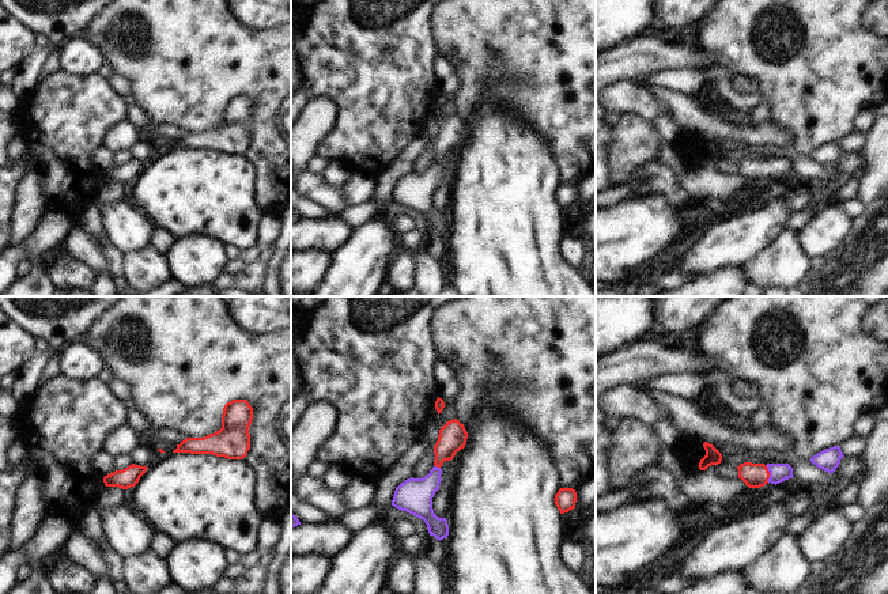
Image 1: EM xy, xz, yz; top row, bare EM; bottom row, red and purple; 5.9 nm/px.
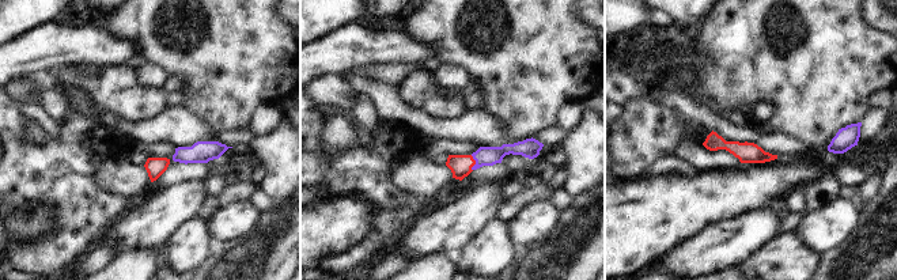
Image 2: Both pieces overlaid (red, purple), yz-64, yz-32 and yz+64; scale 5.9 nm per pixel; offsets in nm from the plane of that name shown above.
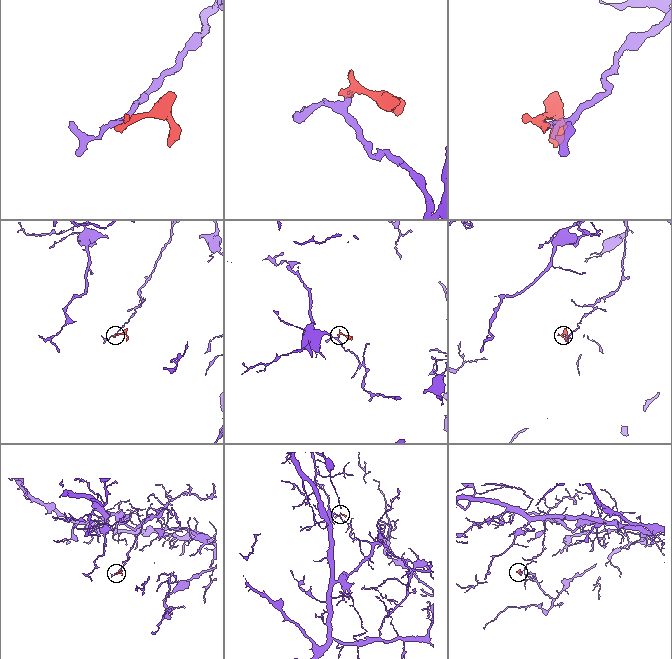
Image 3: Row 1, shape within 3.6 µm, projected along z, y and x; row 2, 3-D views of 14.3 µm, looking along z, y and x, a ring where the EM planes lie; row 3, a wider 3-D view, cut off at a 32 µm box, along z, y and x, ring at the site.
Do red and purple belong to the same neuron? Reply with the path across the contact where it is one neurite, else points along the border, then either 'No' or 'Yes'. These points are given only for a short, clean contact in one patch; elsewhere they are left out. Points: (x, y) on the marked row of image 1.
Path across: yz (754, 475), (769, 473), (778, 472). Yes.

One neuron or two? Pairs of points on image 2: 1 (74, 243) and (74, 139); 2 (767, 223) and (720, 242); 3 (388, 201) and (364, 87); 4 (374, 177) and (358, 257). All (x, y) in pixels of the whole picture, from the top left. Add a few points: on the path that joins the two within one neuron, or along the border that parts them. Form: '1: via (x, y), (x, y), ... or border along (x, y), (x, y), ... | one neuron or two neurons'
1: via (74, 218), (74, 165) | one neuron
2: via (756, 229), (731, 241) | one neuron
3: border along (381, 118), (397, 120), (412, 128) | two neurons
4: via (385, 197), (385, 230), (378, 237) | one neuron

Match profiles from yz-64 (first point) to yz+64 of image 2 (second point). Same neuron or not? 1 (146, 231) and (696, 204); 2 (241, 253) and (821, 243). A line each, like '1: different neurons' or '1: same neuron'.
1: different neurons
2: different neurons

